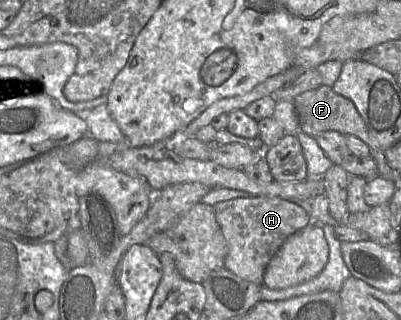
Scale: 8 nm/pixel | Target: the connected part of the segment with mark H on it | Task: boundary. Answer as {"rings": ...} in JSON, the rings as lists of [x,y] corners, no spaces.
{"rings":[[[274,196],[232,198],[216,203],[213,208],[228,245],[224,268],[246,281],[260,285],[263,285],[269,261],[284,241],[312,223],[312,218],[300,205]]]}

